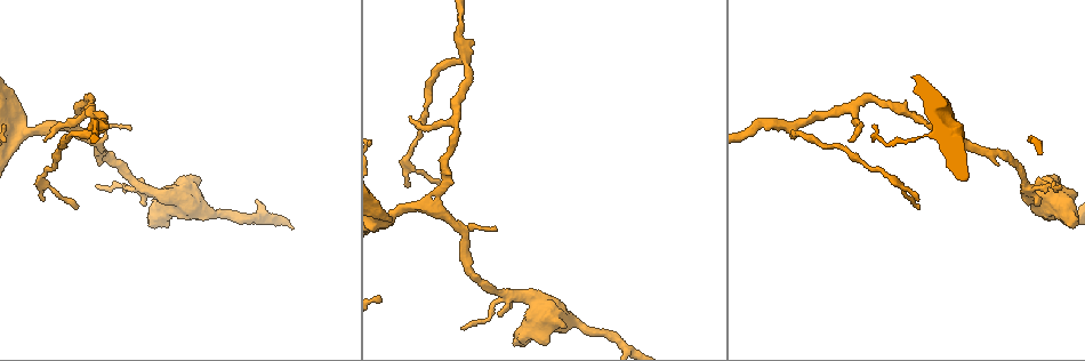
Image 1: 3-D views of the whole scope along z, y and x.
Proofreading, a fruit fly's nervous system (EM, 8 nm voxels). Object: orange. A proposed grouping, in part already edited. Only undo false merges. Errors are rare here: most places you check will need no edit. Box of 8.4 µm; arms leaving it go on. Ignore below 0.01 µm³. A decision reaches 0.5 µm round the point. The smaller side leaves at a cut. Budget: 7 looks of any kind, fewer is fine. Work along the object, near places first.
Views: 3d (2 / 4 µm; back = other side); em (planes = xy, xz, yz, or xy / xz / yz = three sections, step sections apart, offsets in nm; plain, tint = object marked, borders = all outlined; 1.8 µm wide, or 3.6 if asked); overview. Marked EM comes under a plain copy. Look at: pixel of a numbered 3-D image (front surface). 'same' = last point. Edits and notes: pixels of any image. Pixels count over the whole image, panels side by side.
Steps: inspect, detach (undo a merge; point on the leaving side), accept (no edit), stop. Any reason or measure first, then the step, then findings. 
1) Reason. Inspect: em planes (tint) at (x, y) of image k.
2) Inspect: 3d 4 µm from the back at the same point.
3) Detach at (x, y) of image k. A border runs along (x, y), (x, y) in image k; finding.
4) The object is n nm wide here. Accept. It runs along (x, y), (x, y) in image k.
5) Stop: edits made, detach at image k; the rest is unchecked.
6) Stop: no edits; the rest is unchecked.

Side arm on a straight run. Inspect: em 3.6 µm xz step 16 (tint) at (101, 127) of image 1.

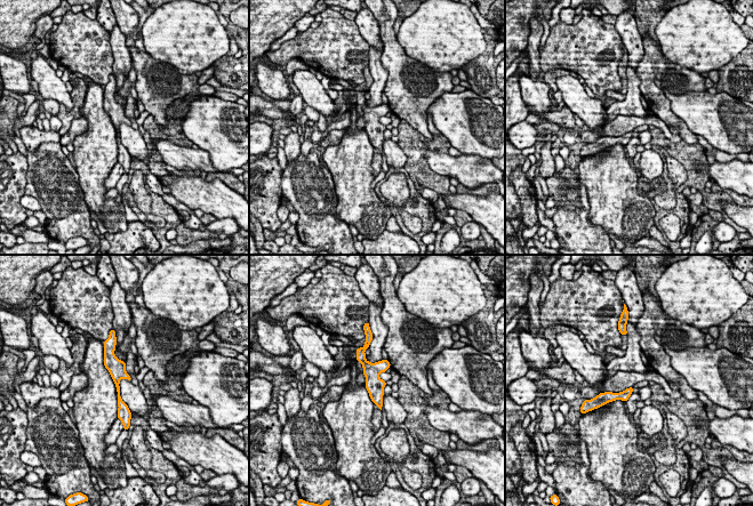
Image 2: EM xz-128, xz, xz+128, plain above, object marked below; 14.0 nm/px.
Cut it another way. Inspect: em 3.6 µm planes (tint) at the same point.

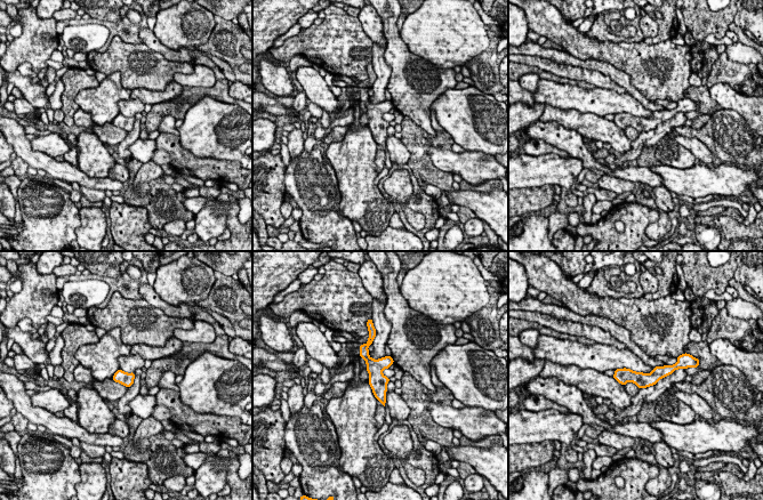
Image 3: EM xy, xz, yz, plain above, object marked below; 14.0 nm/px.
Accept. It runs along (363, 352), (375, 368), (383, 400) in image 3; one neuron here.

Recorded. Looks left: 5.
Three-way junction. Inspect: 3d 4 µm at (439, 210) of image 1.

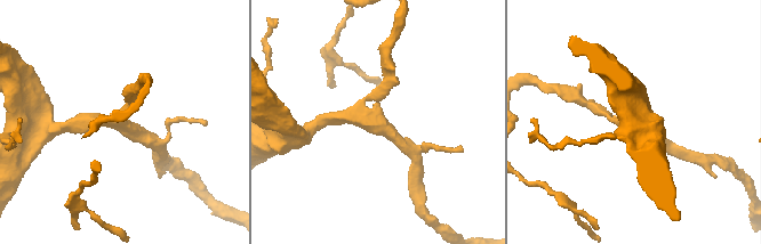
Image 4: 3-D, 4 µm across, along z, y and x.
3 arms meet here. Inspect: em planes (tint) at (377, 122) of image 4.

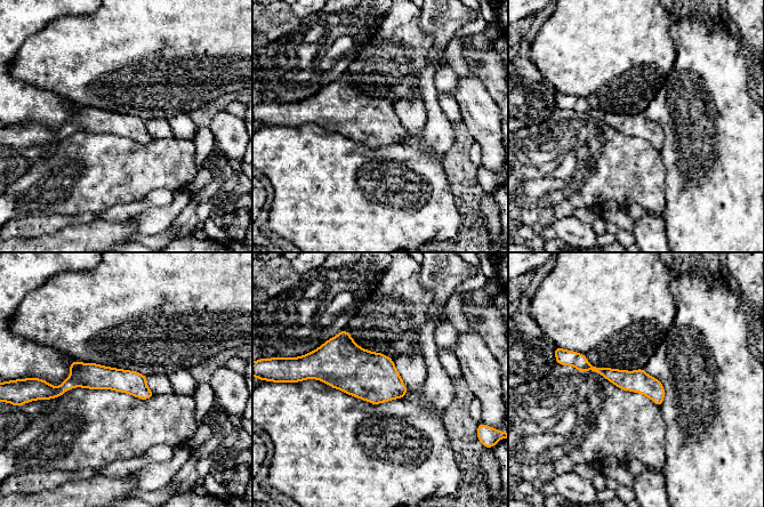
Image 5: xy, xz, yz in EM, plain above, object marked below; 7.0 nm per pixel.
Accept. Continuous, no second neuron.

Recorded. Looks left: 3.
A fork. Inspect: em xz step 16 (tint) at (138, 184) of image 1.

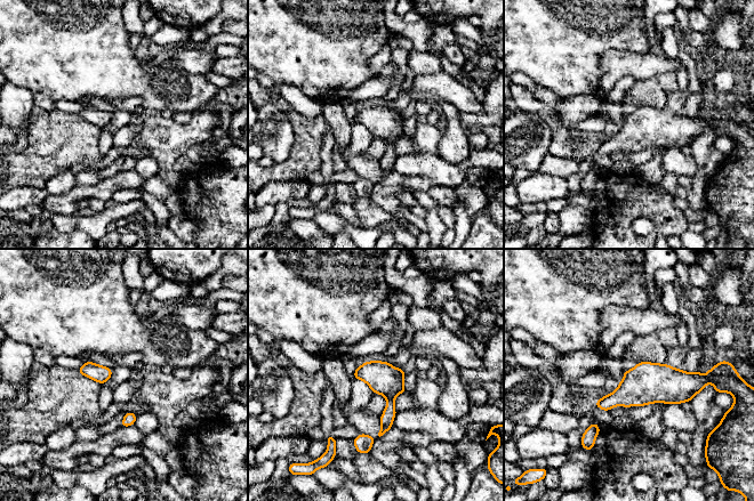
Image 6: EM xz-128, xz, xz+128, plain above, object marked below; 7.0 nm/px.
Inspect: em planes (borders) at the same point.

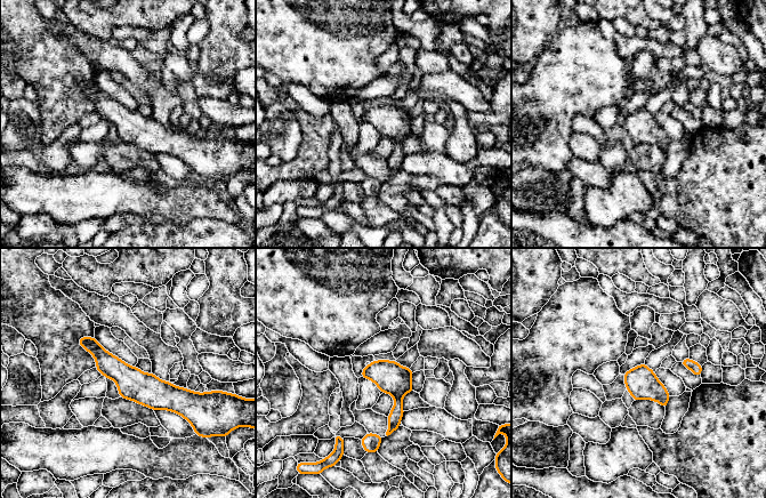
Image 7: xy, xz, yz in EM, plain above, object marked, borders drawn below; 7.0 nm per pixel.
Accept. It runs along (82, 339), (132, 384), (192, 400) in image 7; continuous, no second neuron.

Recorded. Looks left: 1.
Stop: no edits; the rest is unchecked.

